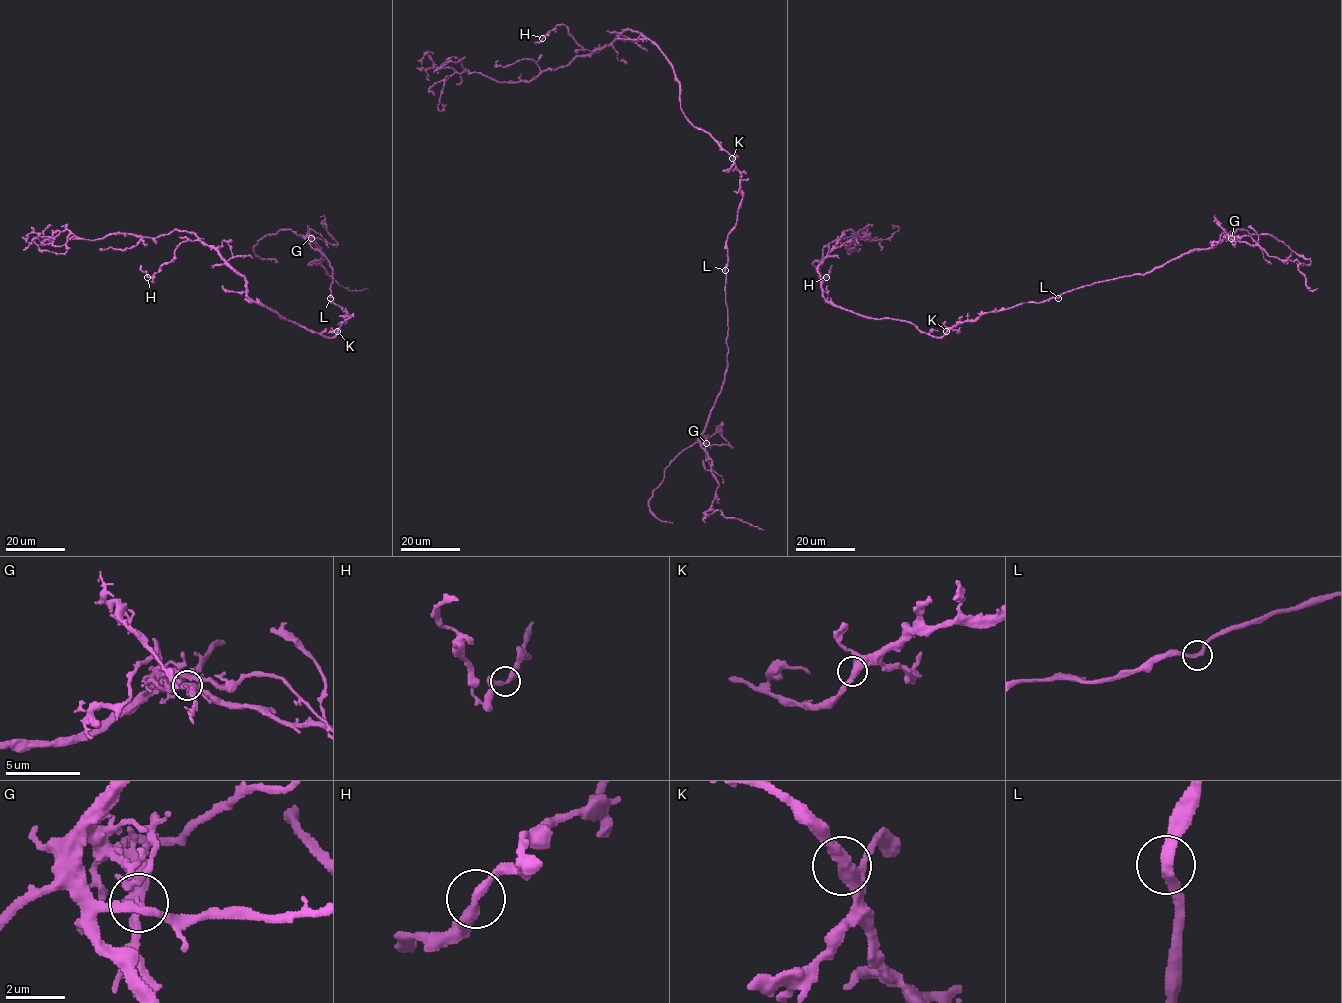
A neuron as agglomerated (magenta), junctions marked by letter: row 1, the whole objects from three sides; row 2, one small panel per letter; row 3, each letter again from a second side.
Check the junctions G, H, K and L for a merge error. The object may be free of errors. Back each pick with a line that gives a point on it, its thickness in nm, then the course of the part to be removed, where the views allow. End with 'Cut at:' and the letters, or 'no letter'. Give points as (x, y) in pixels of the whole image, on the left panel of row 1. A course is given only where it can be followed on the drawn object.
Cut at: no letter

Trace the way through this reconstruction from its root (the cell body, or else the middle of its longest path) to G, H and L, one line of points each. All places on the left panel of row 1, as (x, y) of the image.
G: (339, 331), (347, 313), (331, 303), (332, 269), (326, 257), (311, 246), (306, 238), (311, 238)
H: (339, 331), (324, 337), (254, 302), (246, 280), (199, 241), (182, 242), (174, 259), (152, 280), (148, 277)
L: (339, 331), (347, 313), (331, 303), (330, 297)

